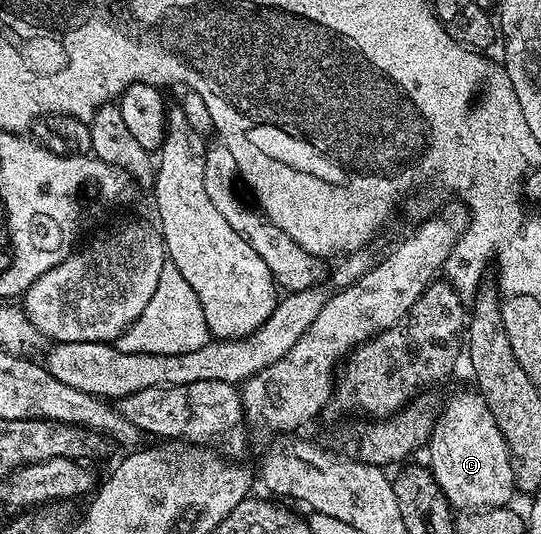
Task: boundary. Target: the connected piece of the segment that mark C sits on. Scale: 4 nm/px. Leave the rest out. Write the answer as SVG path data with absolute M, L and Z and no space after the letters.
M458 393L447 403L446 410L437 414L429 449L428 468L455 510L501 509L516 497L508 443L481 393Z

